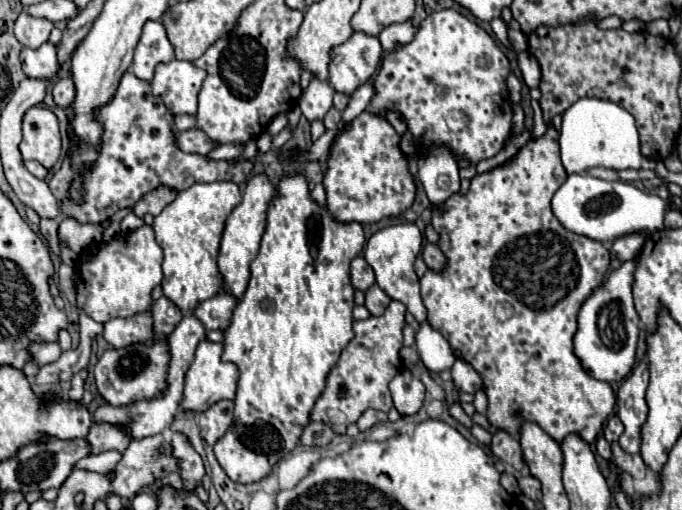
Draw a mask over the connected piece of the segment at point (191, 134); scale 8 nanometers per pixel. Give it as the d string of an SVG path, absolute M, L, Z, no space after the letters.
M192 128L186 132L178 132L176 134L176 144L182 152L192 152L192 154L208 154L216 144L212 144L212 140L208 140L208 136L204 136L204 132Z

